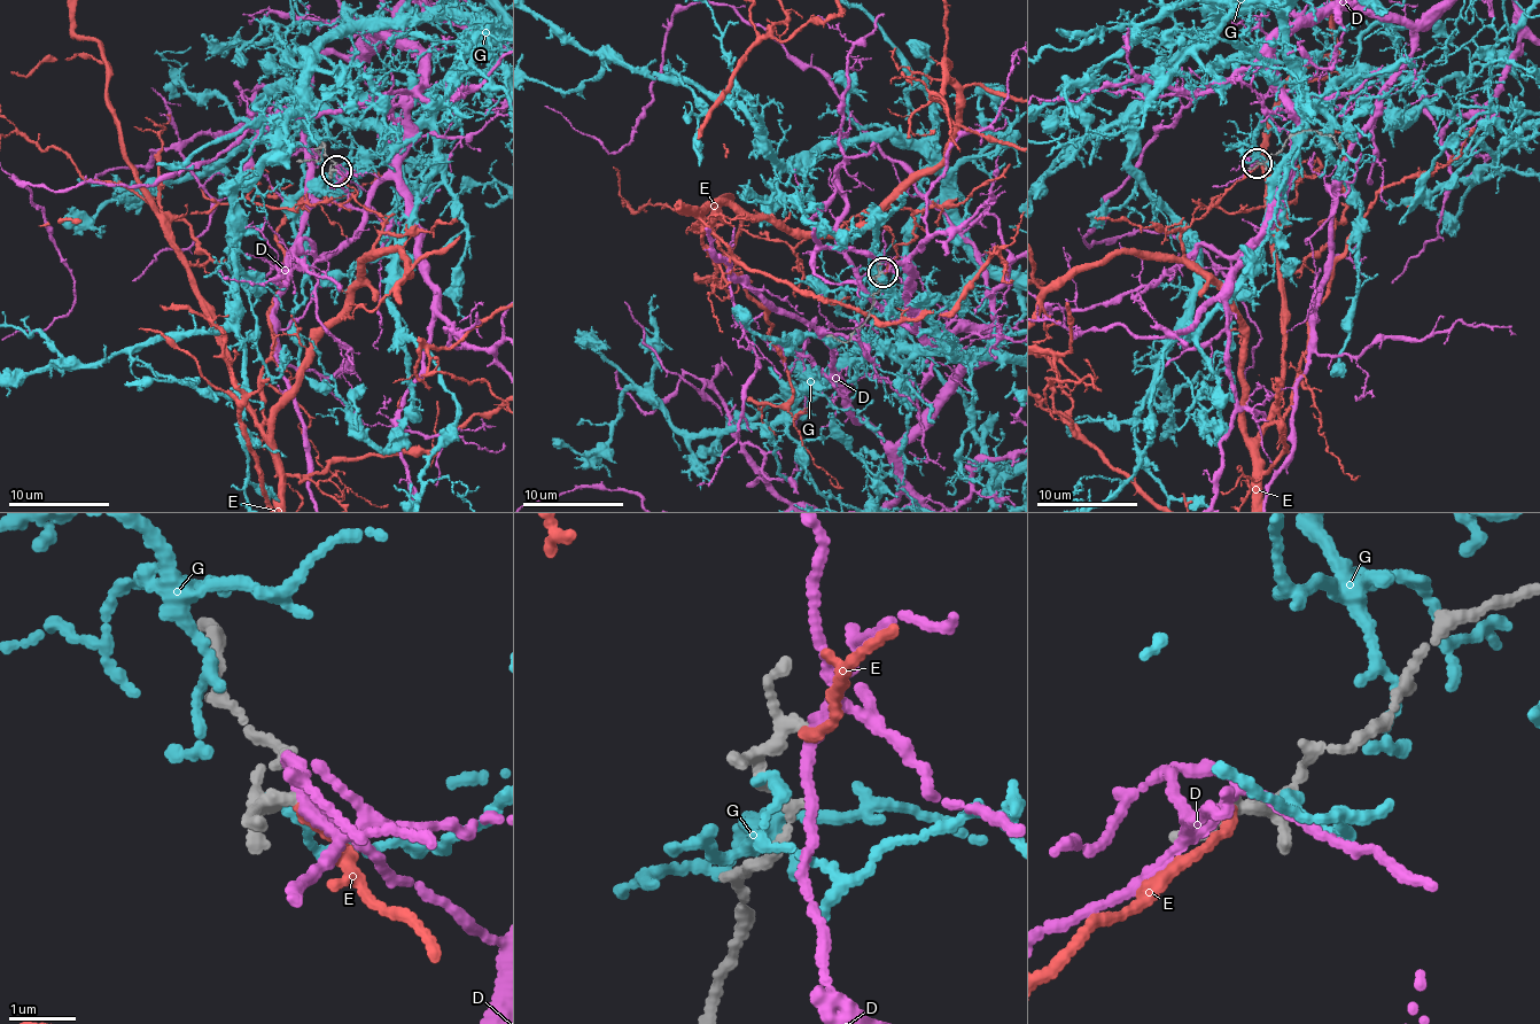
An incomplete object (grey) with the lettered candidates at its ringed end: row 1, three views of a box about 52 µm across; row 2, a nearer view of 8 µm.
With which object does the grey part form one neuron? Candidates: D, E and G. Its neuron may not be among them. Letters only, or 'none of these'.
E

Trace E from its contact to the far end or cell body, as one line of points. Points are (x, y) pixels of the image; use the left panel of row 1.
E: (336, 171), (382, 229), (267, 435), (126, 160), (107, 62), (72, 30)

